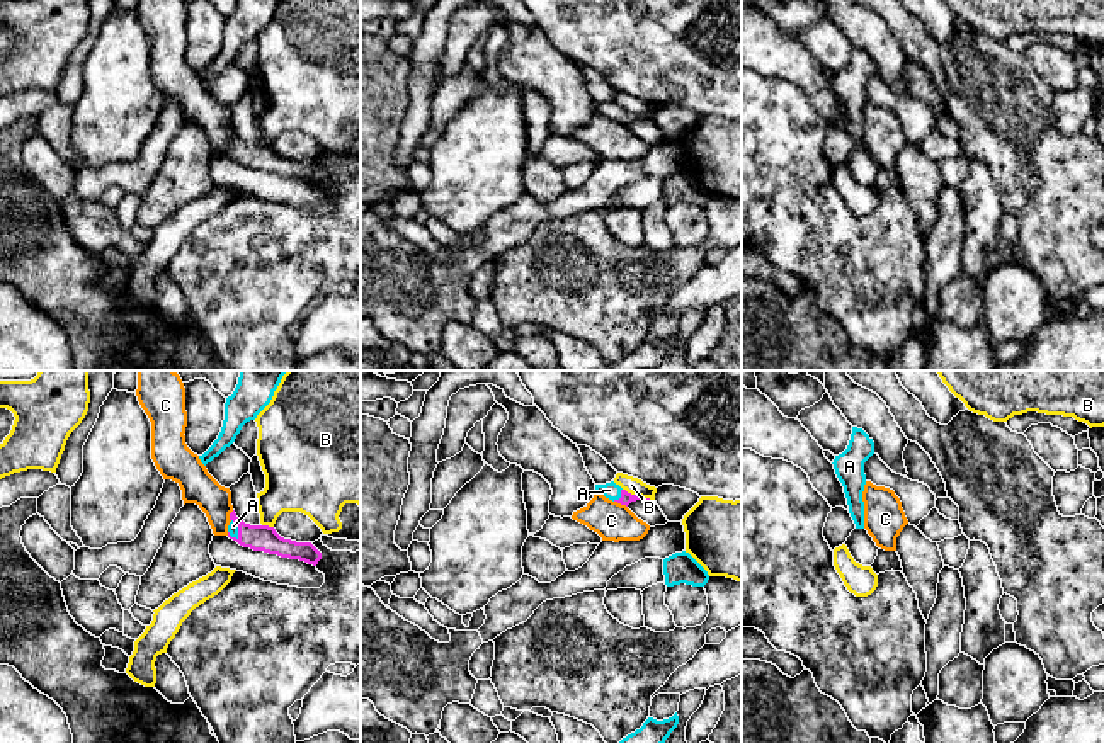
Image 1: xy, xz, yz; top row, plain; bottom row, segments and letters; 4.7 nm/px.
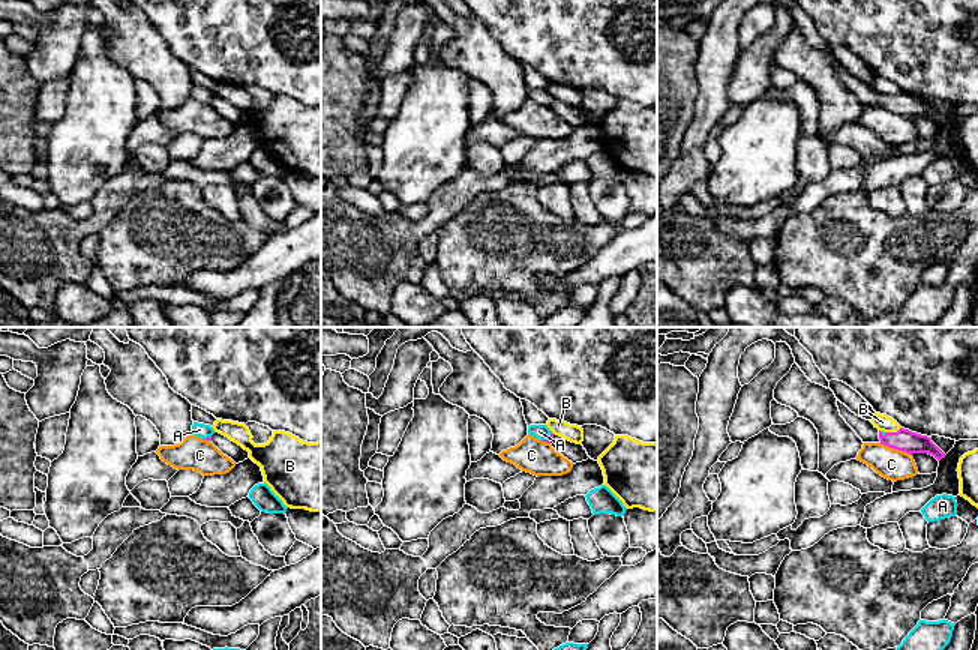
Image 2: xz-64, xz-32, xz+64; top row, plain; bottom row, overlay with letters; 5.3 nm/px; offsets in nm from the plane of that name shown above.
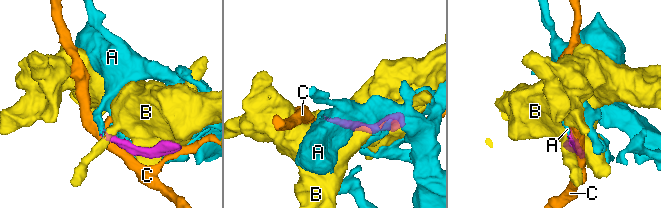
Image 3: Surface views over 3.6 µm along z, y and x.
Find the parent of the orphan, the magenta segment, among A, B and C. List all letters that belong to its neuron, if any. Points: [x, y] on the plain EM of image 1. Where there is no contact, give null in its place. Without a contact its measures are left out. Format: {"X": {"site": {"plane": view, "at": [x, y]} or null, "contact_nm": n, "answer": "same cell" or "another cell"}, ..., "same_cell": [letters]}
{"A": {"site": {"plane": "xz", "at": [621, 116]}, "contact_nm": 80, "answer": "same cell"}, "B": {"site": {"plane": "xz", "at": [635, 114]}, "contact_nm": 140, "answer": "another cell"}, "C": {"site": {"plane": "xz", "at": [621, 123]}, "contact_nm": 70, "answer": "another cell"}, "same_cell": ["A"]}

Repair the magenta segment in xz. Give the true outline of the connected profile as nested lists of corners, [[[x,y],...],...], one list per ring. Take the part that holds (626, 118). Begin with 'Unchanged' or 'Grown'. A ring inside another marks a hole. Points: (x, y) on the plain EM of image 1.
Grown. [[[614,100],[606,102],[606,104],[595,104],[595,112],[600,112],[606,117],[609,117],[612,121],[617,121],[621,124],[626,124],[626,126],[631,121],[636,121],[636,119],[650,119],[650,117],[641,117],[641,116],[636,116],[636,114],[628,112],[619,104],[616,104]]]

